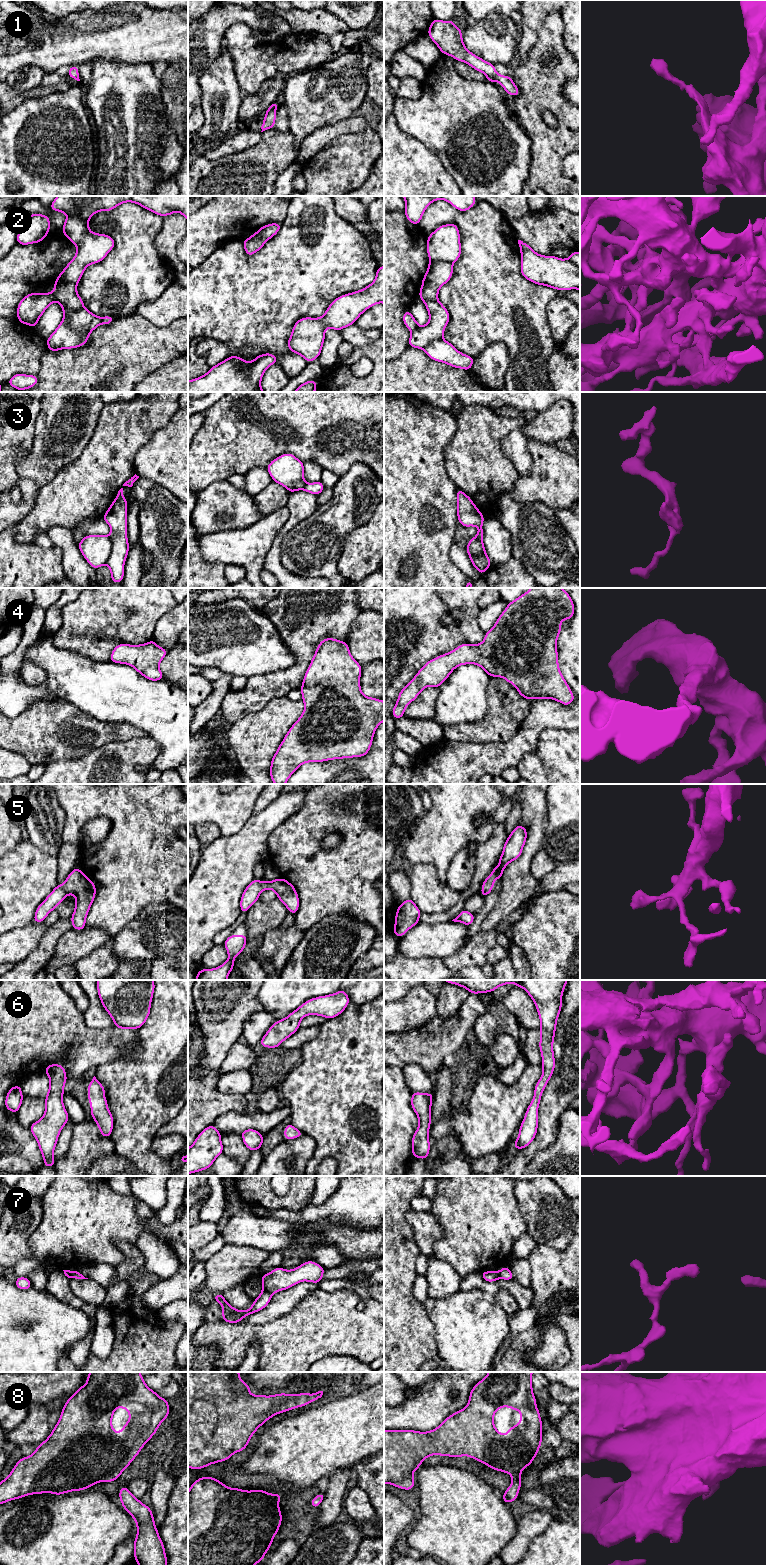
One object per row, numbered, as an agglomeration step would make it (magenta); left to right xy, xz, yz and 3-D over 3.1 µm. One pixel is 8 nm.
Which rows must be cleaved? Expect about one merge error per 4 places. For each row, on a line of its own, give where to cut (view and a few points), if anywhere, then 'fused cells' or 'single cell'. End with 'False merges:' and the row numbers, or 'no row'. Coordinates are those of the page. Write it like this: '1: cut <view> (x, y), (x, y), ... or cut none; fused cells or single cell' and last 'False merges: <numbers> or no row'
1: cut none; single cell
2: cut none; single cell
3: cut none; single cell
4: cut none; single cell
5: cut none; single cell
6: cut none; single cell
7: cut xz (263, 1288), (271, 1294); fused cells
8: cut none; single cell
False merges: 7

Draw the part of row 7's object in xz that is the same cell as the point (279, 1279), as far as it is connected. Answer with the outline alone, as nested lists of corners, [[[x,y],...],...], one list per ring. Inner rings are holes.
[[[306,1261],[302,1265],[292,1269],[285,1270],[281,1266],[275,1268],[270,1273],[261,1277],[261,1283],[264,1290],[274,1294],[286,1290],[302,1281],[320,1283],[325,1268],[314,1261]]]

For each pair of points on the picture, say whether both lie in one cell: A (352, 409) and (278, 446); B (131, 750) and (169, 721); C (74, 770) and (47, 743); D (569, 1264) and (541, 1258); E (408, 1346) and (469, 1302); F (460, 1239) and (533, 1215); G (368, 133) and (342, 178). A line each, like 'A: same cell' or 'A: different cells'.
A: same cell
B: different cells
C: different cells
D: same cell
E: different cells
F: different cells
G: same cell

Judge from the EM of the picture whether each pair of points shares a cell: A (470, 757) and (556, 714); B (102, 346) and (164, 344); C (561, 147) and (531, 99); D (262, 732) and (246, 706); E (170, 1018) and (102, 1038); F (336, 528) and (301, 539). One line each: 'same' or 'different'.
A: same
B: same
C: same
D: different
E: different
F: same

